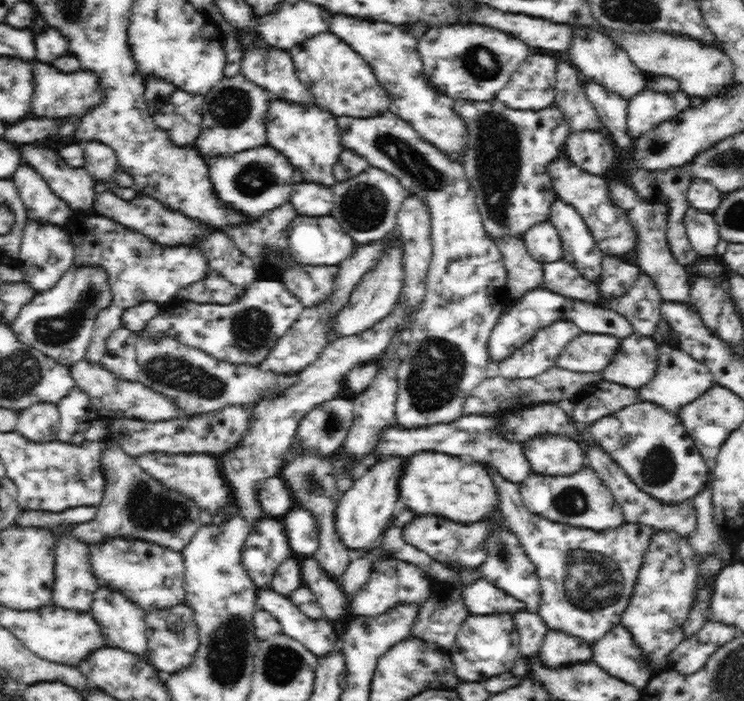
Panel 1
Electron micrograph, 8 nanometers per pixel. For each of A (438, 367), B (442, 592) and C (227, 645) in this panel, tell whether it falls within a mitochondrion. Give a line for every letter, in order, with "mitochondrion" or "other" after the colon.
A: mitochondrion
B: other
C: mitochondrion

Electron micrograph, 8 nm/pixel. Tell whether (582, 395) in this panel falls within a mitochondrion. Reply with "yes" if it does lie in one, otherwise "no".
no

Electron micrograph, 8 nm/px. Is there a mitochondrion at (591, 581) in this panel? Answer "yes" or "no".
yes

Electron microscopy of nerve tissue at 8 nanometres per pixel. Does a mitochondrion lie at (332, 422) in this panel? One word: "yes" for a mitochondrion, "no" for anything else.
yes

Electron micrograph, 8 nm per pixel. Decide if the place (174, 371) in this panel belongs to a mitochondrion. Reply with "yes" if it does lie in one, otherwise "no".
yes

